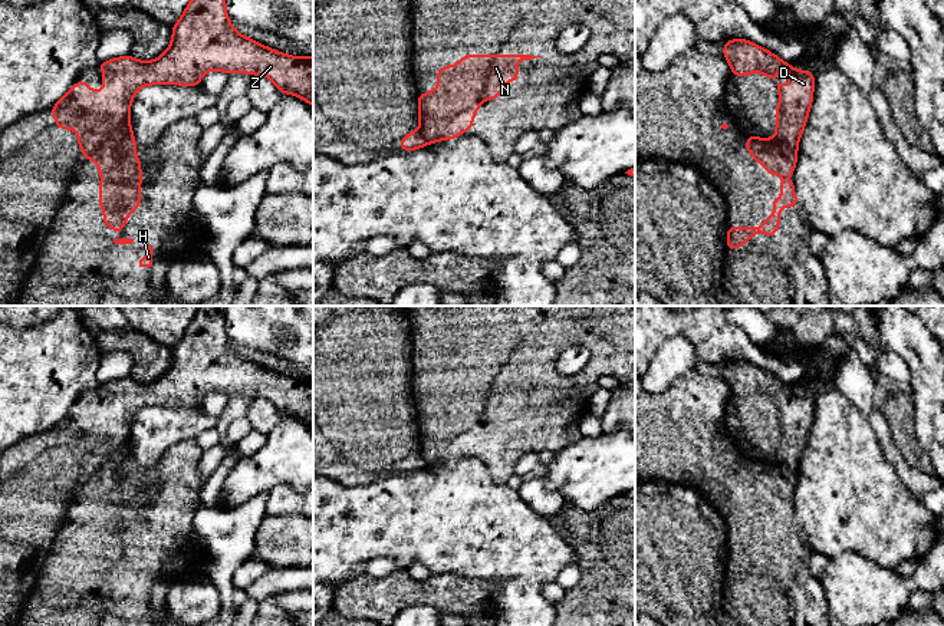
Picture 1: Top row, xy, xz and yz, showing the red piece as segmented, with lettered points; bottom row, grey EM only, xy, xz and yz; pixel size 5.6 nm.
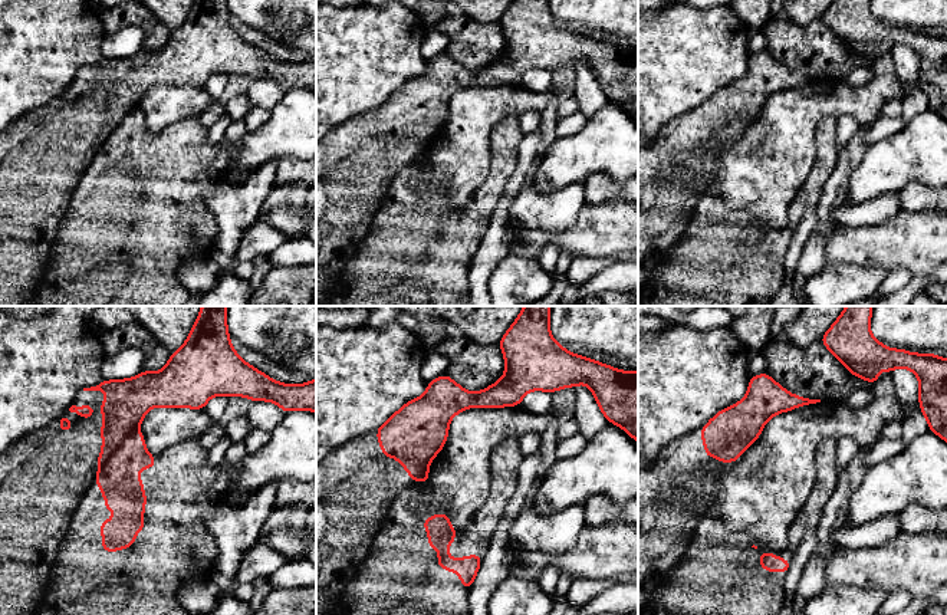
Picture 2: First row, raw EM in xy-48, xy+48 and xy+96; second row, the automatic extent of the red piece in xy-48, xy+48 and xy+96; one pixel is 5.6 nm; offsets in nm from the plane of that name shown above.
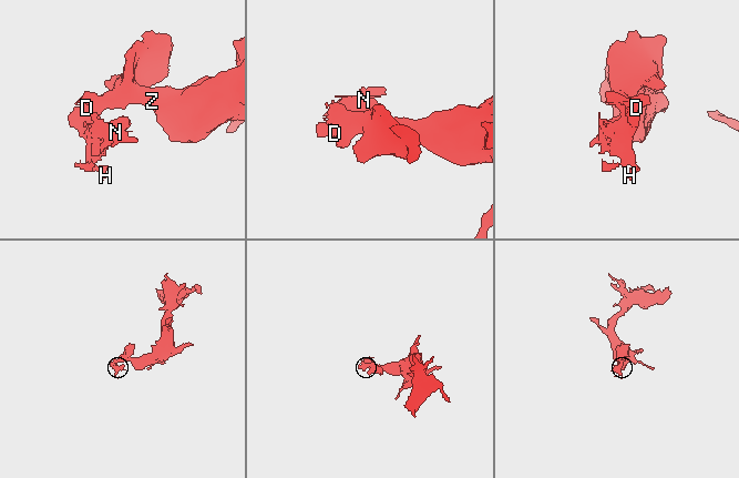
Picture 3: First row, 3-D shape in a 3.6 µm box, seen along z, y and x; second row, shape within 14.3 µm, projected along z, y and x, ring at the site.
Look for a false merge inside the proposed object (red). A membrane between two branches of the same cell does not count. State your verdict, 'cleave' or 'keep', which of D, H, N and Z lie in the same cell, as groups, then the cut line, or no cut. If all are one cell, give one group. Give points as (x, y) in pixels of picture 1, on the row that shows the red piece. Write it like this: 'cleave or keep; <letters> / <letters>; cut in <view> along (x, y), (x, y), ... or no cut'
cleave; D Z / H N; cut in xy along (127, 118), (88, 158)

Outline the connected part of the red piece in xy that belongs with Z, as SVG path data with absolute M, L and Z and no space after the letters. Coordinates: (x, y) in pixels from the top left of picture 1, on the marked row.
M190 0L181 19L172 26L170 47L158 59L142 62L126 55L101 62L98 69L103 72L105 79L105 109L101 108L101 85L95 85L96 95L92 96L88 80L76 82L52 106L52 116L56 119L57 129L78 131L78 144L85 159L89 159L109 134L129 118L131 102L145 85L198 86L203 75L210 70L241 72L251 76L264 75L282 95L296 95L313 106L313 56L293 57L244 37L231 27L226 0Z

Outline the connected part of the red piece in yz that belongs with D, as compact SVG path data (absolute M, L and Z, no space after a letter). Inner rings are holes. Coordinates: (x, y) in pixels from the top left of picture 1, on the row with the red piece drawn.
M731 39L723 46L723 56L730 63L731 75L749 76L762 72L763 78L773 78L780 101L776 106L776 135L773 141L786 142L797 152L800 135L806 126L809 109L813 101L815 76L809 70L796 70L790 62L785 62L774 53L746 40ZM774 69L790 72L792 98L786 95L786 88L780 83Z

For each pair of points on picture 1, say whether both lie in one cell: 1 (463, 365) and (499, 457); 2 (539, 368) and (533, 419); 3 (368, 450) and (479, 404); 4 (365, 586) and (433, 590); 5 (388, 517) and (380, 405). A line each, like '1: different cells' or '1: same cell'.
1: same cell
2: same cell
3: different cells
4: same cell
5: different cells

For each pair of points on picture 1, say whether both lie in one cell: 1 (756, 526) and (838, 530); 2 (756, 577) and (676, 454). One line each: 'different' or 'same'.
1: different
2: same

